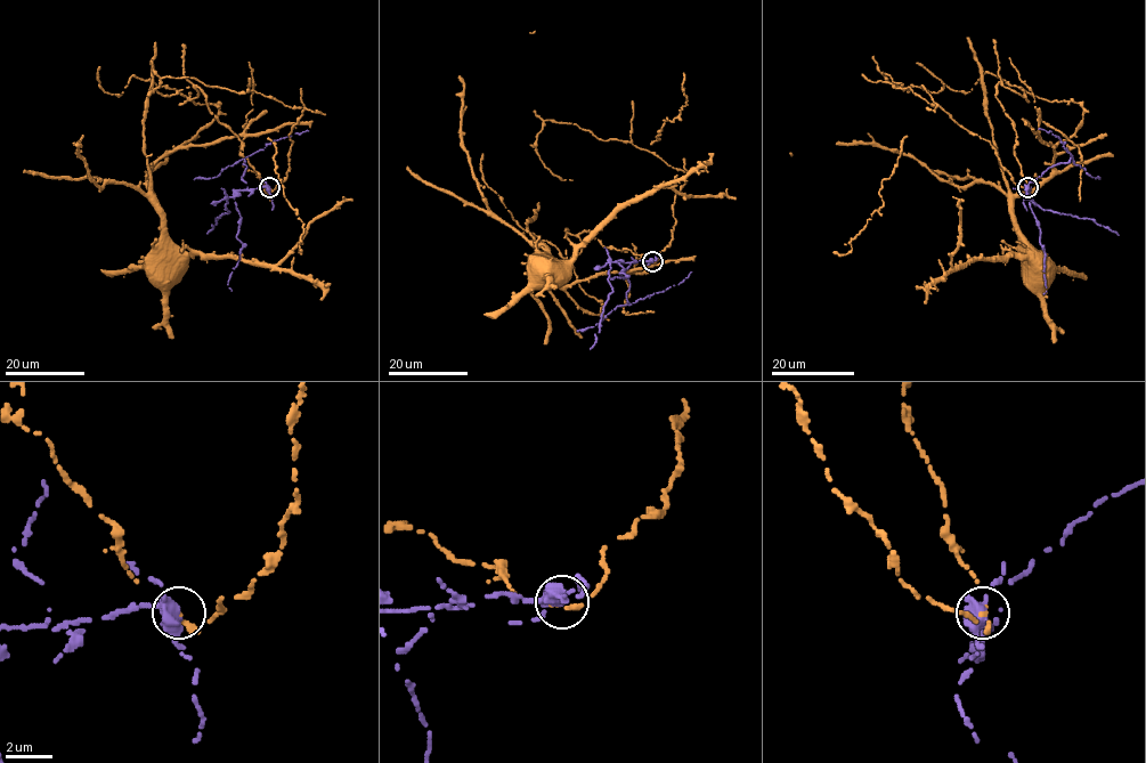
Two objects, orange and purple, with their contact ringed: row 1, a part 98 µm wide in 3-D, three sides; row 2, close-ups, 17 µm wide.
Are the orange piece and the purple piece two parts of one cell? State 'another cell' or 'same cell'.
another cell

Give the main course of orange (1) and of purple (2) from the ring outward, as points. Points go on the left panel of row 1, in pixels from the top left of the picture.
1: (269, 188), (196, 86), (198, 96), (186, 96), (218, 102), (216, 118), (148, 176), (163, 269)
2: (269, 188), (248, 189), (241, 179), (248, 168), (243, 164), (245, 156), (262, 149), (273, 140), (308, 131)

